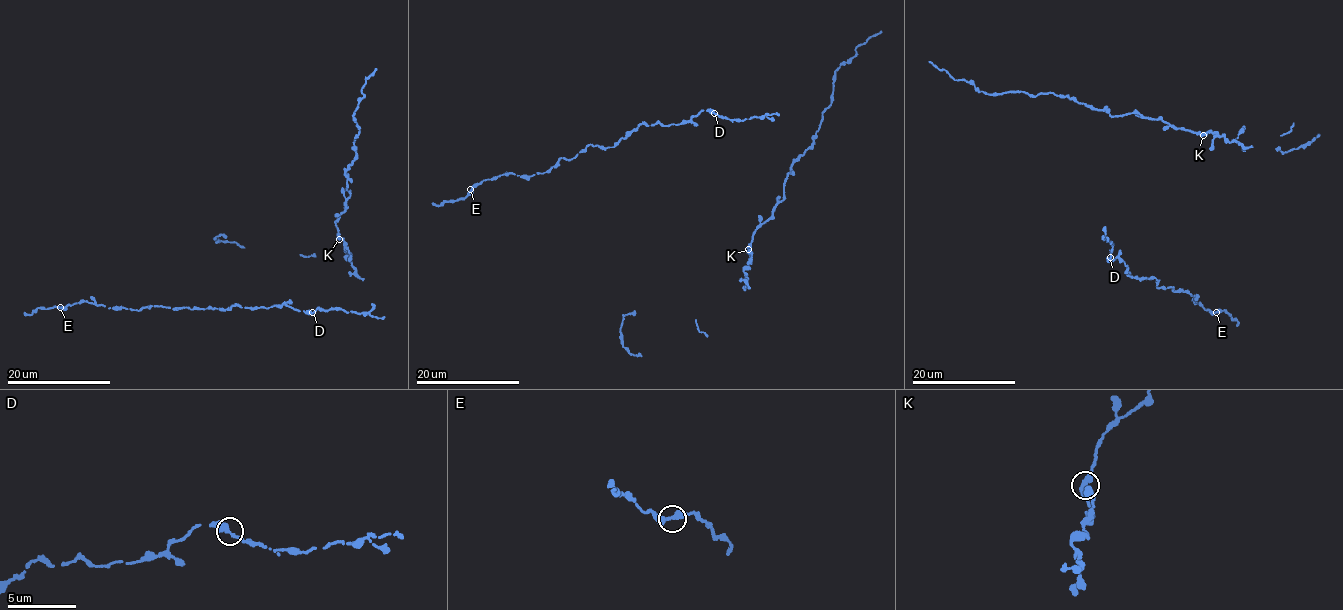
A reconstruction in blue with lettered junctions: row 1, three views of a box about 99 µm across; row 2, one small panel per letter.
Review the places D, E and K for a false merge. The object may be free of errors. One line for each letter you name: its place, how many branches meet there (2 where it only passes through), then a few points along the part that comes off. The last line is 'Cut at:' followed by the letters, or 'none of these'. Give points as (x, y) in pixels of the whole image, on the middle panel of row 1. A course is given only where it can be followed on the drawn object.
Cut at: none of these

